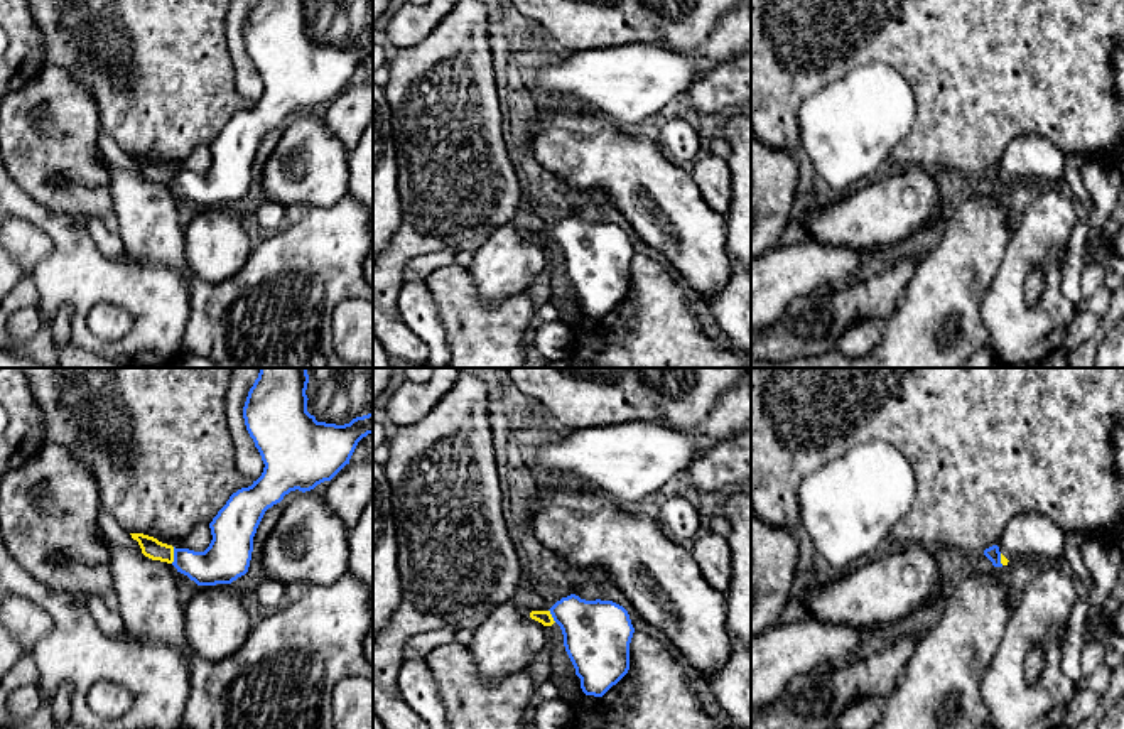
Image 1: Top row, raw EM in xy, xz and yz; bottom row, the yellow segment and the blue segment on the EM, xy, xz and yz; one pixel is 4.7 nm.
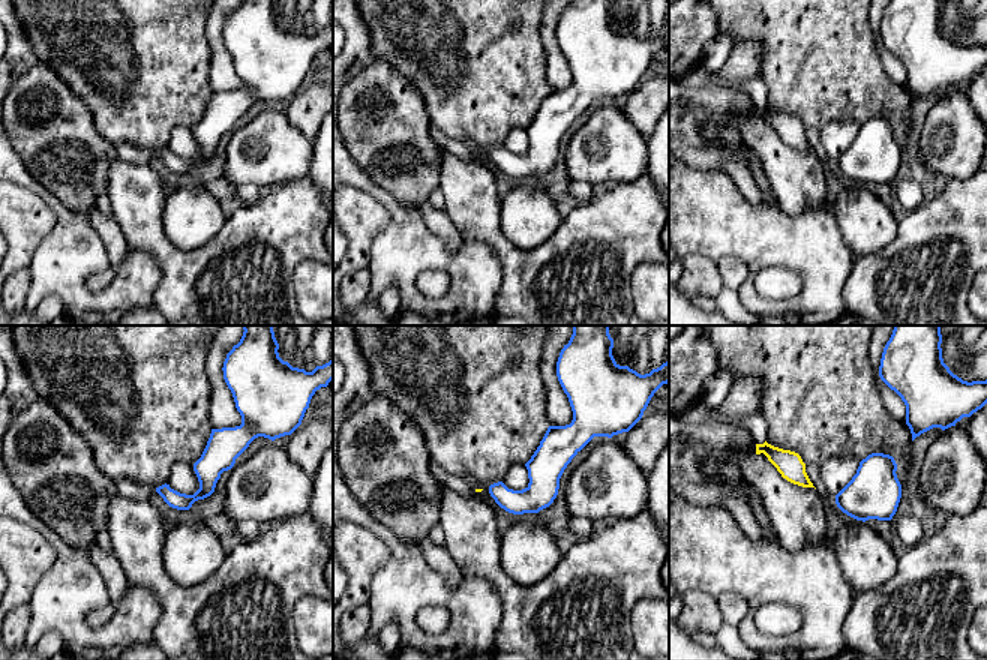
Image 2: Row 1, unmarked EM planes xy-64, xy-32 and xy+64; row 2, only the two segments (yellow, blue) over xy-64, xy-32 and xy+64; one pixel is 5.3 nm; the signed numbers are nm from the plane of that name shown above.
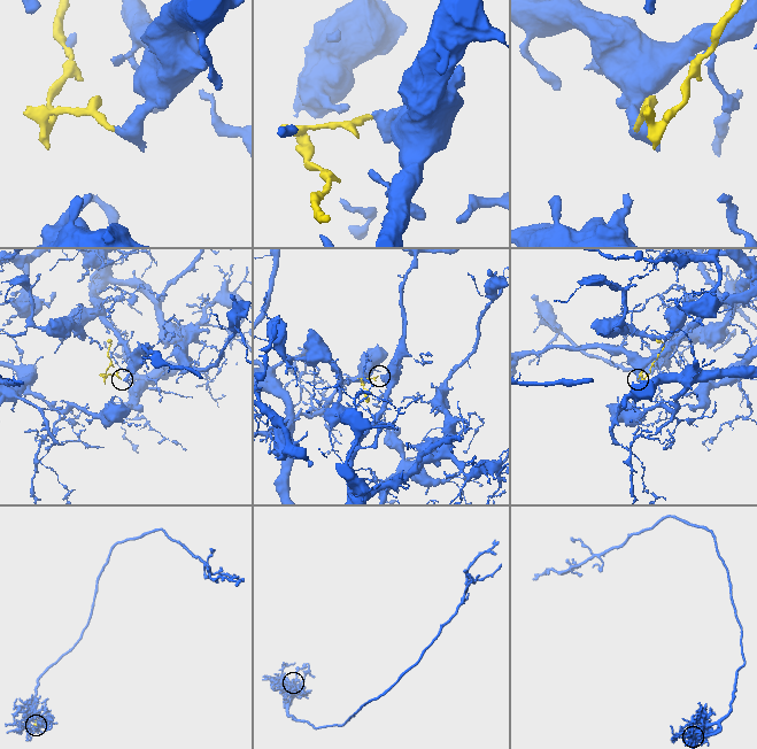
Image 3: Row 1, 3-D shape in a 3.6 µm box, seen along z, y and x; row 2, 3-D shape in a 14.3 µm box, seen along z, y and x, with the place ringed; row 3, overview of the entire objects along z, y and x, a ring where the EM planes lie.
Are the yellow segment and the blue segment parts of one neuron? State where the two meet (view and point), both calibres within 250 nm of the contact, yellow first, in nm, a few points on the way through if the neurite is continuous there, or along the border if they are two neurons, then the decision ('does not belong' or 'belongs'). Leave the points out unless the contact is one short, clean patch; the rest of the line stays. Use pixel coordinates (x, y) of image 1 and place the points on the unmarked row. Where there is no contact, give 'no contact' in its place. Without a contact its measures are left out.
xy (172, 178) | 100/200 nm | along xy (174, 169), (174, 181), (171, 184) | does not belong

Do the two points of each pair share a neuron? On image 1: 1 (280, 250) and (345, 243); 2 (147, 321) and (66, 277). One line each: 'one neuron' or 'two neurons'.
1: one neuron
2: one neuron

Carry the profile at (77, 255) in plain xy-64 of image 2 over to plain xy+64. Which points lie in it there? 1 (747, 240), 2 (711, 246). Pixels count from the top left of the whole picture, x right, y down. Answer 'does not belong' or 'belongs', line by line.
1: belongs
2: belongs

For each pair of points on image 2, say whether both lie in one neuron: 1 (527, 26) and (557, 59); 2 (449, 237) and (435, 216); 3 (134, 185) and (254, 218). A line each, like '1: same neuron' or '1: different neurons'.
1: different neurons
2: same neuron
3: same neuron

